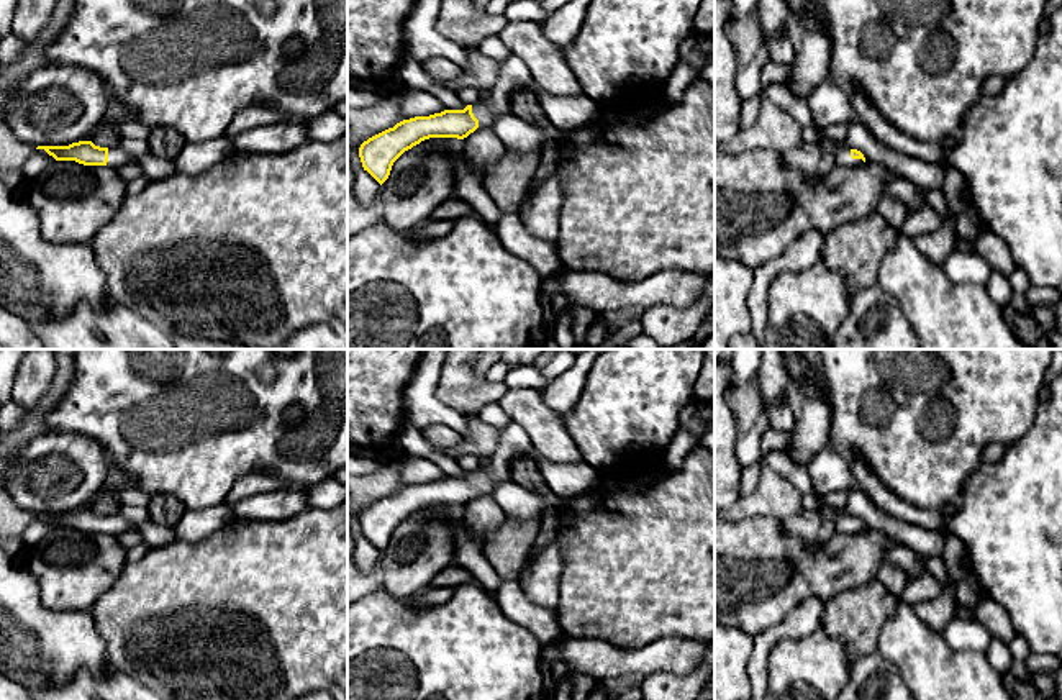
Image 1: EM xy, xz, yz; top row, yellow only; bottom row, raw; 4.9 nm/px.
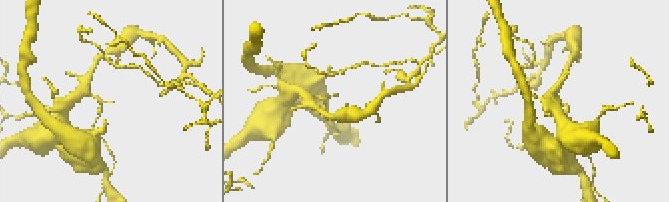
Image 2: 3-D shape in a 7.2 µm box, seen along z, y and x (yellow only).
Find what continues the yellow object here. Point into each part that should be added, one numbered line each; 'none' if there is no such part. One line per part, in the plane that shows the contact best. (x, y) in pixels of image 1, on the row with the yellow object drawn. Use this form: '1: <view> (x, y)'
1: xz (566, 113)

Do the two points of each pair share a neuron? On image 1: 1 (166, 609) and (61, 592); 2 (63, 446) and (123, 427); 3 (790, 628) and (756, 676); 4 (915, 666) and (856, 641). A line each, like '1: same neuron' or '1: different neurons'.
1: different neurons
2: different neurons
3: same neuron
4: different neurons

